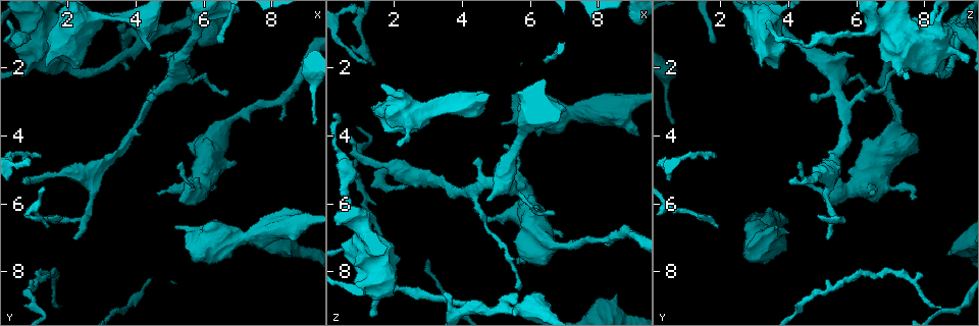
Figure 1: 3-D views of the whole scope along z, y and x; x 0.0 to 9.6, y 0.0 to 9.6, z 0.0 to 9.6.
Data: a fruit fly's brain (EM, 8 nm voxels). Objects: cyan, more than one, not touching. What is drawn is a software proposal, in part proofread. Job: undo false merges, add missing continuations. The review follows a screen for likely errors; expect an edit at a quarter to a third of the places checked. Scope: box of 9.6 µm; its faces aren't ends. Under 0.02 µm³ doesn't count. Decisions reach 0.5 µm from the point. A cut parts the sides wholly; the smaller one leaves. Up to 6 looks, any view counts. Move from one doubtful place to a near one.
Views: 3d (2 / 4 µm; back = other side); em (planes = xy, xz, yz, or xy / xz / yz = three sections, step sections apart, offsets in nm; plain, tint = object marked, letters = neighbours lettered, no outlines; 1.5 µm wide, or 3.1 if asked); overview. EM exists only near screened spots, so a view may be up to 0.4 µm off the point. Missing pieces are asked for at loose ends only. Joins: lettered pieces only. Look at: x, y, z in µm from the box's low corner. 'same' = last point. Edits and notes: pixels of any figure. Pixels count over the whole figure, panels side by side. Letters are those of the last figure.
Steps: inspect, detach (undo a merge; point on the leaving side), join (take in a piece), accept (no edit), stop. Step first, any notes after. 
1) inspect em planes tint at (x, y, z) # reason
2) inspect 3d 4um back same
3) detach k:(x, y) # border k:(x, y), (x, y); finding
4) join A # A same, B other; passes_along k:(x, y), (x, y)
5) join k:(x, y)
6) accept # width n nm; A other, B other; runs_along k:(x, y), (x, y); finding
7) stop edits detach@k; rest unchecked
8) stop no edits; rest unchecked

inspect em xy step 8 letters at (1.20, 4.55, 1.90) # tapers out

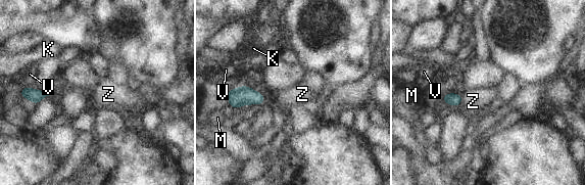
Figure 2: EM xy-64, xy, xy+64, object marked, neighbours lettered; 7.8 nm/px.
accept # width 100 nm; K other, M other, V other, Z other; border 2:(461, 94), (461, 102), (458, 105); no lettered piece goes on from it

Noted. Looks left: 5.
inspect 3d 2um at (1.85, 6.45, 5.50) # abrupt turn

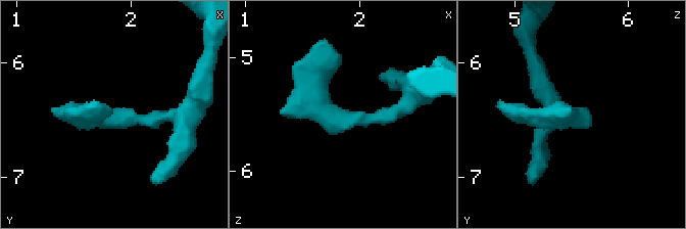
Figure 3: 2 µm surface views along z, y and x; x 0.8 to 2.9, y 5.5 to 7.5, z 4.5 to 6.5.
inspect em planes tint at (1.78, 6.52, 5.56)

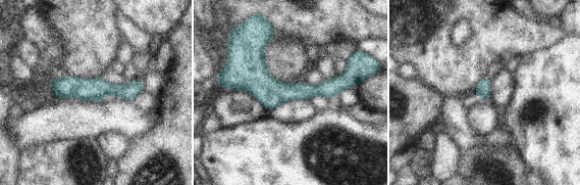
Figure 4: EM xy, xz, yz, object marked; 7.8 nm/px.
inspect em planes letters same

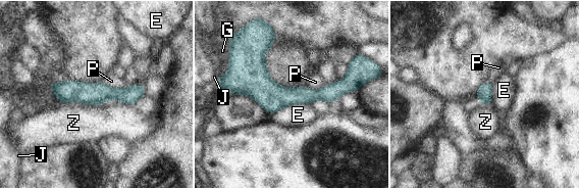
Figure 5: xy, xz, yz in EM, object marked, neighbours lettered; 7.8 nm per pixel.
accept # longest_contact Z 360 nm; E other, G other, J other, P other, Z other; runs_along 5:(53, 85), (62, 91), (139, 93); continuous, no second neuron

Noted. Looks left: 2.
stop no edits; rest unchecked

